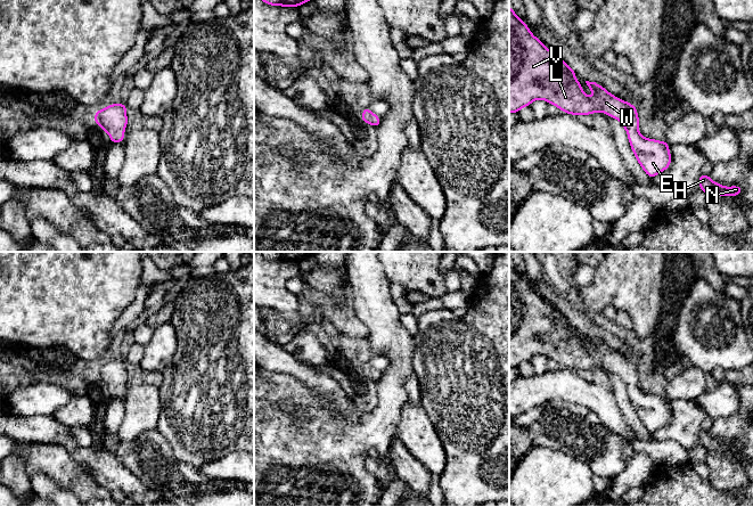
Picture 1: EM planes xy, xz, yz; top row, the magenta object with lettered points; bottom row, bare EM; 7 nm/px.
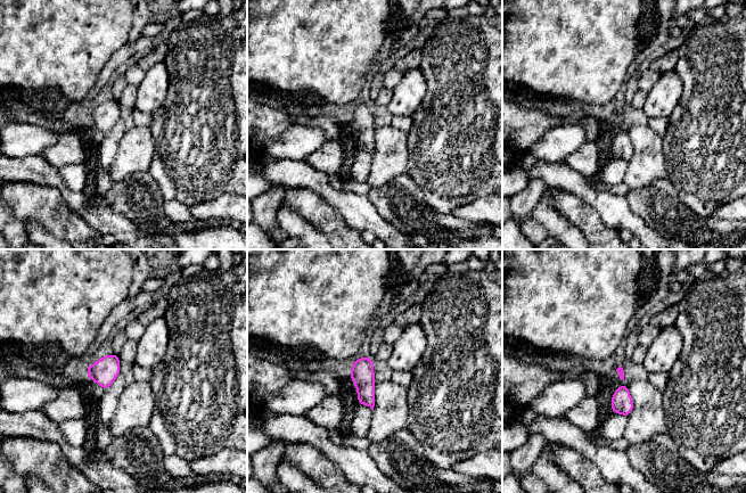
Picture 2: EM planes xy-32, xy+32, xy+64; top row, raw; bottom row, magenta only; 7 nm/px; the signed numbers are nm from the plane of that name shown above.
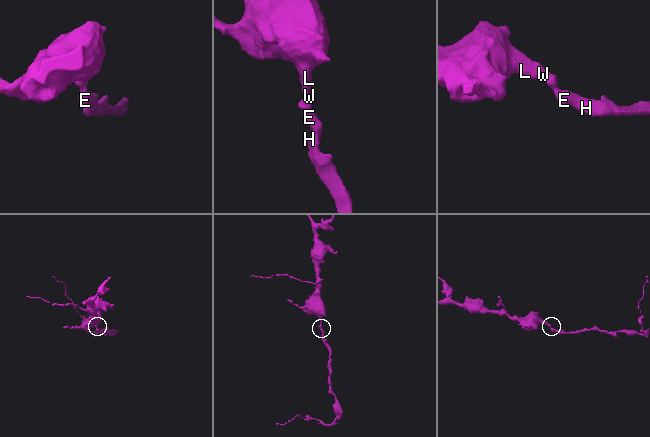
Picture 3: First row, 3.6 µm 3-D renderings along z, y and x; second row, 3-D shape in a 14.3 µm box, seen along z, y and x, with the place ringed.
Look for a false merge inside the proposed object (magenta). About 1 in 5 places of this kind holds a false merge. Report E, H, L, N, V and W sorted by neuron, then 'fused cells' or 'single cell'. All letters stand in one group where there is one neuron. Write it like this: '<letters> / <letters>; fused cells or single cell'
E H L N V W; single cell

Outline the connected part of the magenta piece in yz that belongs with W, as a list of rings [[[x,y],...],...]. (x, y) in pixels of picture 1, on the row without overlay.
[[[509,261],[509,367],[517,369],[522,362],[530,361],[534,354],[543,354],[548,359],[557,361],[562,367],[572,370],[590,370],[603,367],[617,374],[627,385],[631,404],[650,434],[665,426],[671,419],[669,399],[647,394],[638,387],[639,373],[636,361],[611,350],[596,337],[586,336],[586,338],[595,349],[594,353],[583,349],[575,327],[537,294]]]

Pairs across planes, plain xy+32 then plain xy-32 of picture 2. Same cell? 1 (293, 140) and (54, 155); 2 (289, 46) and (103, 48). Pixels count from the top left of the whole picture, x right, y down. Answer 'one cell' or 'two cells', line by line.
1: two cells
2: one cell

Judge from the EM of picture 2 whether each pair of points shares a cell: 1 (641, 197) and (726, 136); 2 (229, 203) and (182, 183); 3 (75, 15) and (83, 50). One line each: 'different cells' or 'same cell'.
1: different cells
2: different cells
3: same cell

